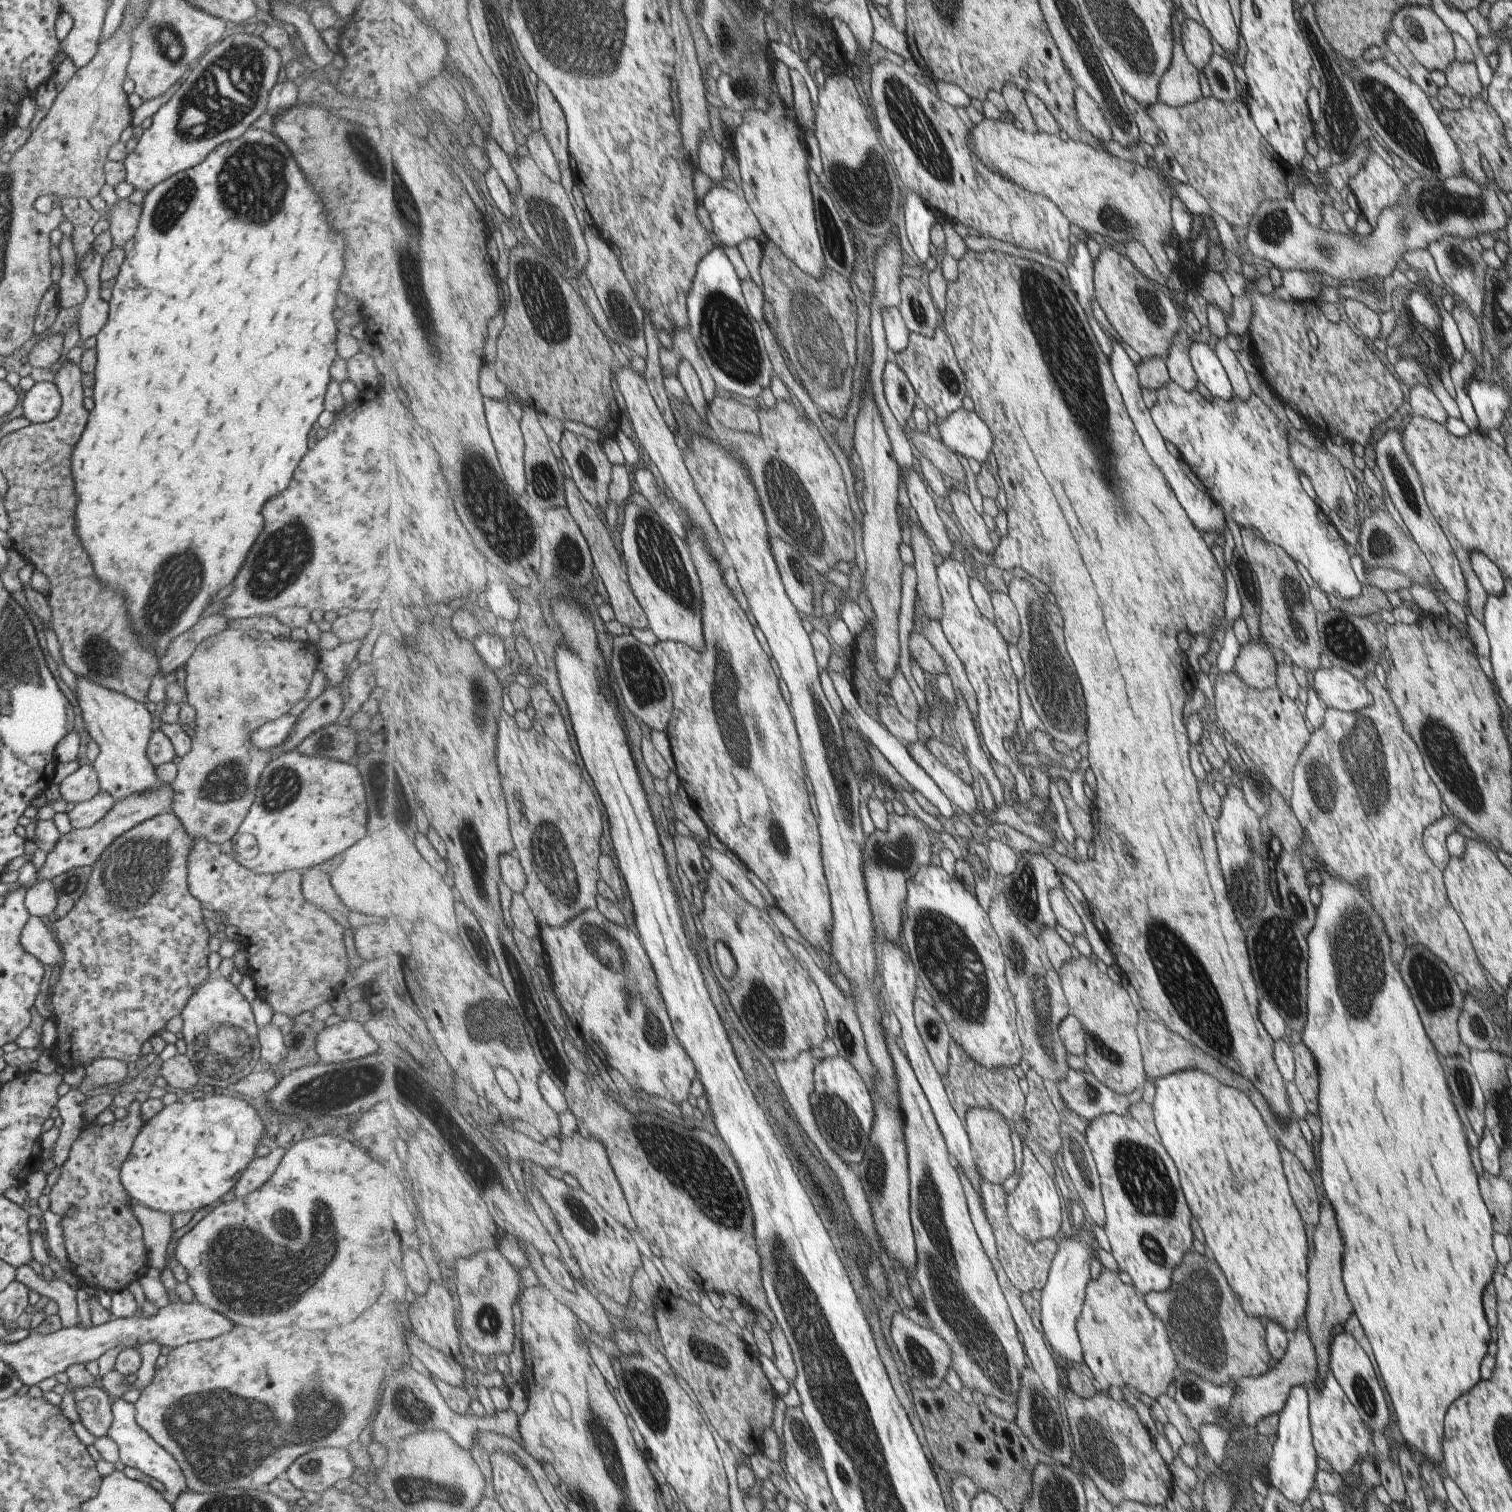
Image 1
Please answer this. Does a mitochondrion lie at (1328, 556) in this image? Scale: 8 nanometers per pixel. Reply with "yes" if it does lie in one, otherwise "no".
no

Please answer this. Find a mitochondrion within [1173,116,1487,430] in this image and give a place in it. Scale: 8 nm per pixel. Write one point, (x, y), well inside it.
(1436, 206)

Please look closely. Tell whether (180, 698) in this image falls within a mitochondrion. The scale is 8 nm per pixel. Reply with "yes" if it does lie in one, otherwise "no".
no

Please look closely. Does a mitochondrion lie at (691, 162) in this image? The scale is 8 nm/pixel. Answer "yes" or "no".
no

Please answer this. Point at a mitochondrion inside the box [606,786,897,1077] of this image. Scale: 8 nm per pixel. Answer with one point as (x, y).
(772, 1024)

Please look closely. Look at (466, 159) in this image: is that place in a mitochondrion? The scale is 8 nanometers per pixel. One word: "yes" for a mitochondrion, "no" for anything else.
no

